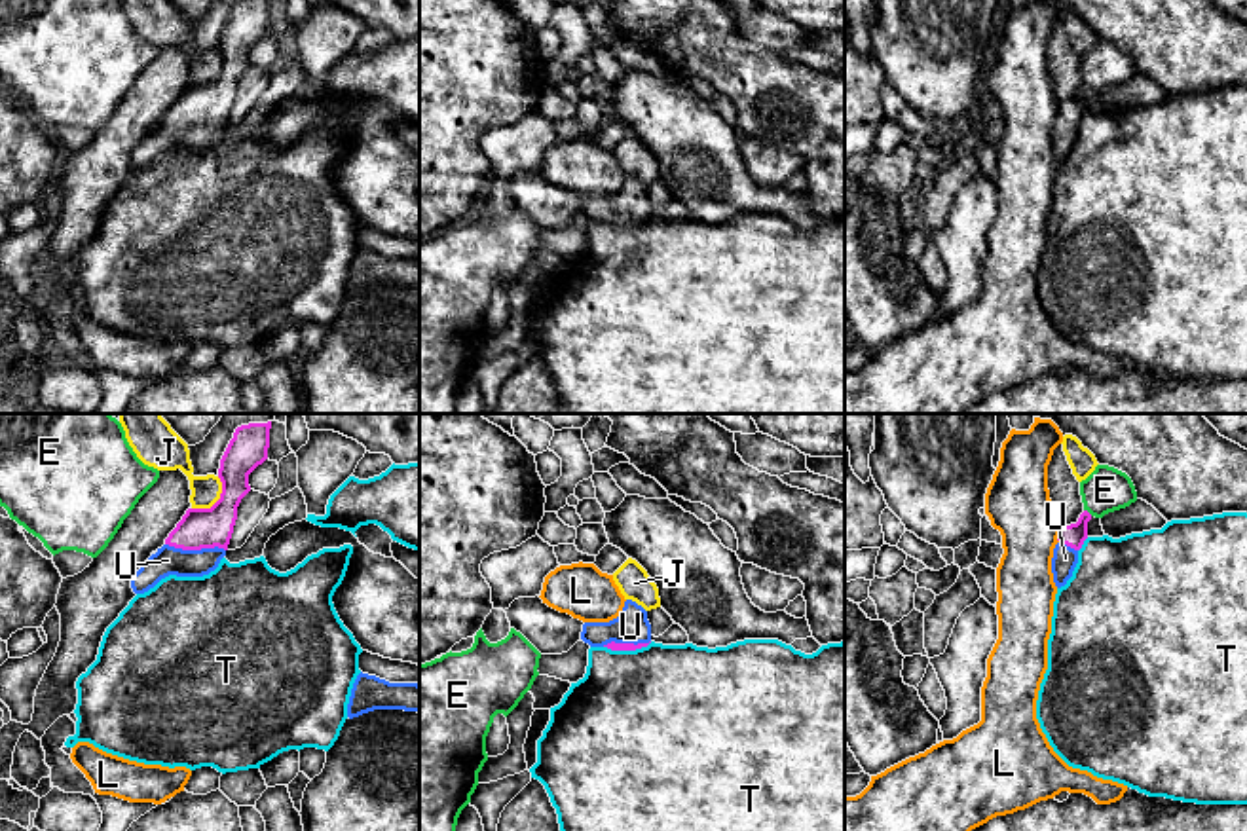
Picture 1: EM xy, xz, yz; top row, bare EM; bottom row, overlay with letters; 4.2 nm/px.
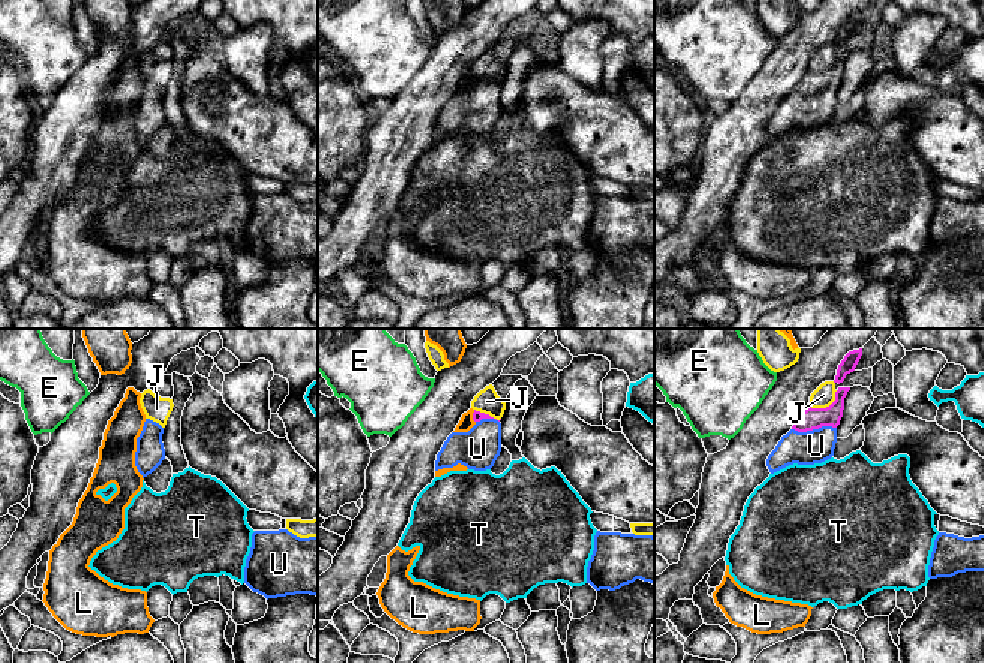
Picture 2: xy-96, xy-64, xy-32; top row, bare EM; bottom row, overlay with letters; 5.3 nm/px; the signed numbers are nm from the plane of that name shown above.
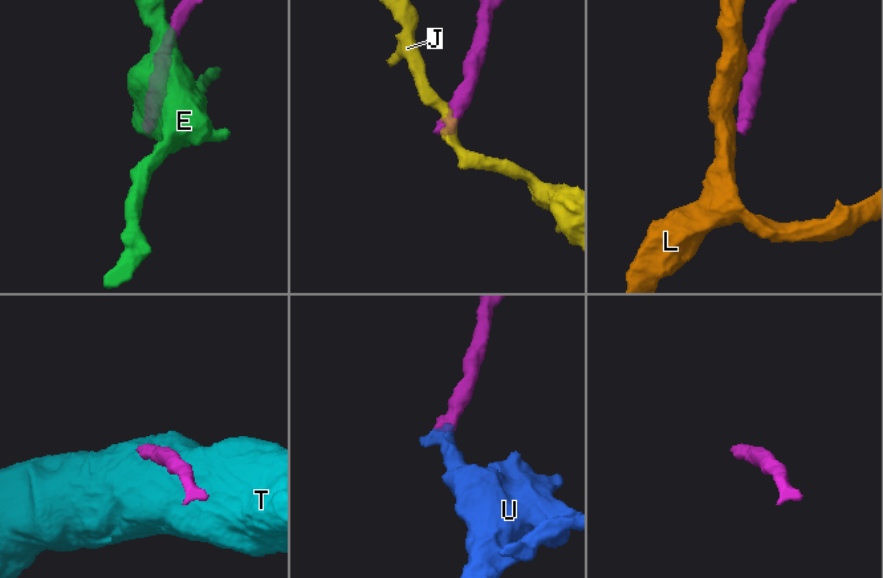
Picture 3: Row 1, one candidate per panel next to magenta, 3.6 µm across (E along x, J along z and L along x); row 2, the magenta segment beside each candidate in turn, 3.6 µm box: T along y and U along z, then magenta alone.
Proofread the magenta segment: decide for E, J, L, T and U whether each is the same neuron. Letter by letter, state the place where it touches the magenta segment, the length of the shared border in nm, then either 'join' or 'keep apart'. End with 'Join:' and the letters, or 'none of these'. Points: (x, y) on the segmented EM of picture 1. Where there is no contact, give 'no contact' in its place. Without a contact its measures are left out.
E: meets magenta in yz at (1086, 511); contact 50 nm long; keep apart
J: meets magenta in xy at (217, 501); contact 180 nm long; keep apart
L: meets magenta in yz at (1060, 535); contact 60 nm long; keep apart
T: meets magenta in xz at (627, 649); contact 200 nm long; keep apart
U: meets magenta in xy at (196, 549); contact 260 nm long; join
Join: U

